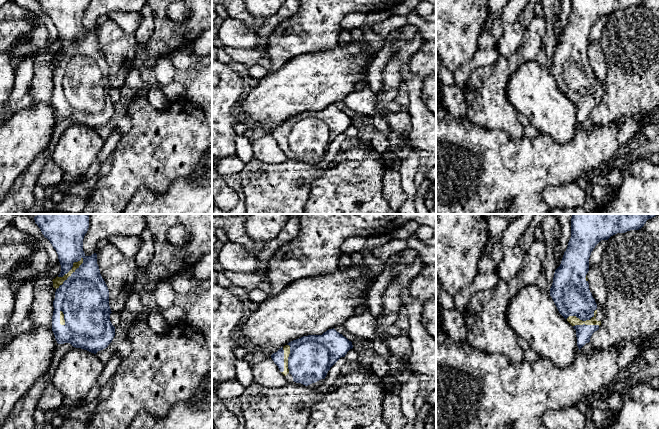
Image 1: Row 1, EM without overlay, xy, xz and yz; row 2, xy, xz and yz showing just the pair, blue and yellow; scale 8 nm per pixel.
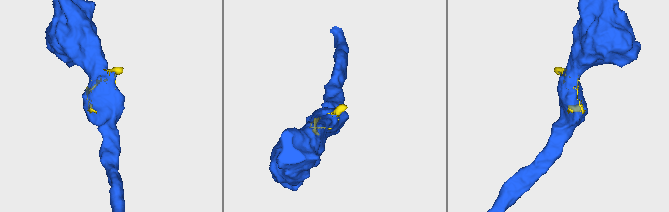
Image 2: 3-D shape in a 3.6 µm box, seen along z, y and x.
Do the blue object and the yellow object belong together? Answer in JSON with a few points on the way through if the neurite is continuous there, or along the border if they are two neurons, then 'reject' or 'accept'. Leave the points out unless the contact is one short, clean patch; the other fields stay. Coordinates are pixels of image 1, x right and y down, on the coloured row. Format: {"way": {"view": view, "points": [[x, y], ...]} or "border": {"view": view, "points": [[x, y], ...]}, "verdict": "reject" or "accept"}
{"verdict": "accept"}

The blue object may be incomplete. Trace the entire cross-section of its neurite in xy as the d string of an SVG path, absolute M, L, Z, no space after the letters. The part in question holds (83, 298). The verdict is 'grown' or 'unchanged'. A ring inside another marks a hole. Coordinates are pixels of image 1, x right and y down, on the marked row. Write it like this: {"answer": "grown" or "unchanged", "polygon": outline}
{"answer": "grown", "polygon": "M38 214L34 220L56 250L61 265L60 274L52 280L56 289L52 316L55 339L58 344L70 343L96 354L112 342L115 327L110 321L109 290L100 274L97 254L86 256L83 251L89 214Z"}

